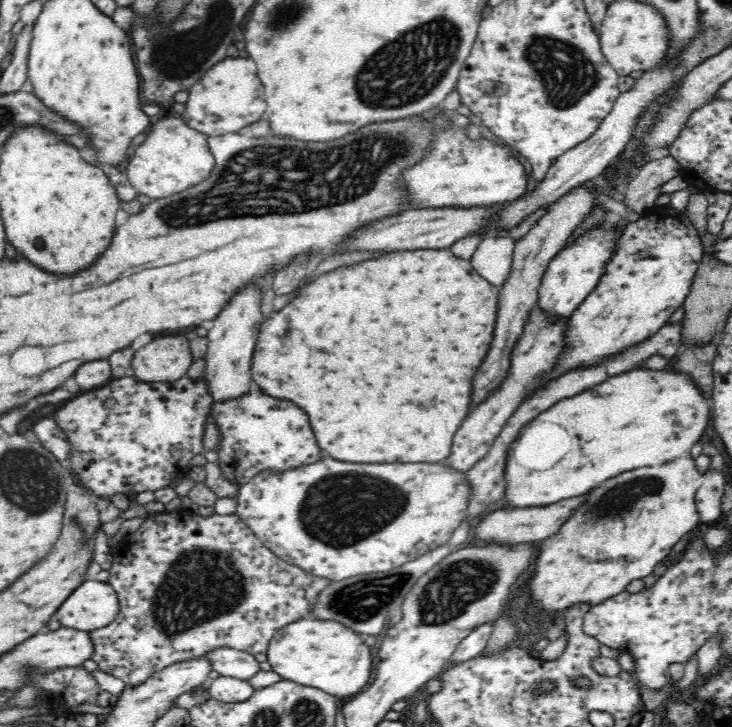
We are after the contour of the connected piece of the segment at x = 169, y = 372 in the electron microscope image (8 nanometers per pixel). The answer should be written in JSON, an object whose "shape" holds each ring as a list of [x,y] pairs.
{"shape":[[[164,336],[146,344],[134,354],[132,372],[139,382],[174,384],[187,377],[193,364],[186,336]]]}

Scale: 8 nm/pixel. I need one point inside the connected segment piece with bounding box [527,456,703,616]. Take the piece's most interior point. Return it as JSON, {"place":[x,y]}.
{"place":[624,528]}

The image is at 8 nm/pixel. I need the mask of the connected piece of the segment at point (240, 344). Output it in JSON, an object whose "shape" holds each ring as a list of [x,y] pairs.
{"shape":[[[258,286],[246,288],[238,296],[232,298],[232,302],[220,312],[220,316],[212,322],[212,330],[208,332],[207,354],[205,356],[206,370],[203,381],[207,384],[208,393],[212,395],[214,404],[222,404],[222,401],[231,401],[247,395],[253,390],[252,358],[262,324],[262,312],[260,312],[260,300],[262,292]]]}

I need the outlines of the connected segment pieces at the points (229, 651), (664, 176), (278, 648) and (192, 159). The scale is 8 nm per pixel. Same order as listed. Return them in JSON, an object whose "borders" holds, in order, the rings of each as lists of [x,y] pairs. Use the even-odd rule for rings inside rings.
{"borders":[[[[226,646],[208,650],[202,657],[208,659],[212,669],[222,676],[248,681],[256,672],[260,671],[259,662],[256,661],[254,655]]],[[[672,155],[643,164],[628,180],[624,204],[640,214],[651,210],[662,185],[678,176],[680,170],[681,164]]],[[[307,617],[282,627],[273,636],[265,653],[271,670],[282,679],[349,699],[362,691],[373,677],[373,656],[363,639],[338,622]]],[[[164,118],[151,125],[146,140],[131,148],[132,156],[126,166],[126,176],[134,189],[150,198],[166,198],[186,188],[196,186],[210,176],[214,168],[214,156],[210,154],[208,142],[203,134],[188,128],[188,123],[180,118]]]]}

